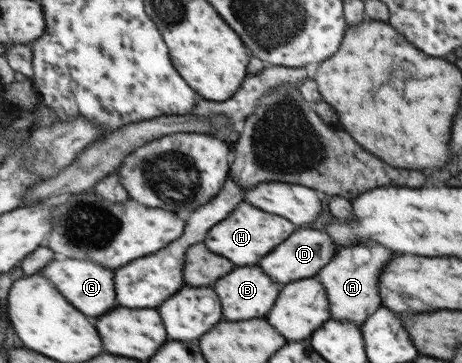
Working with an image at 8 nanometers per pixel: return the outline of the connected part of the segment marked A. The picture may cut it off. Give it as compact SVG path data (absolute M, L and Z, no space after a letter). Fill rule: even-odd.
M368 242L366 244L348 244L347 248L340 248L322 270L314 276L326 288L326 296L330 302L330 314L334 320L348 320L354 324L362 324L371 314L382 306L378 276L384 264L392 258L390 250L384 246Z

